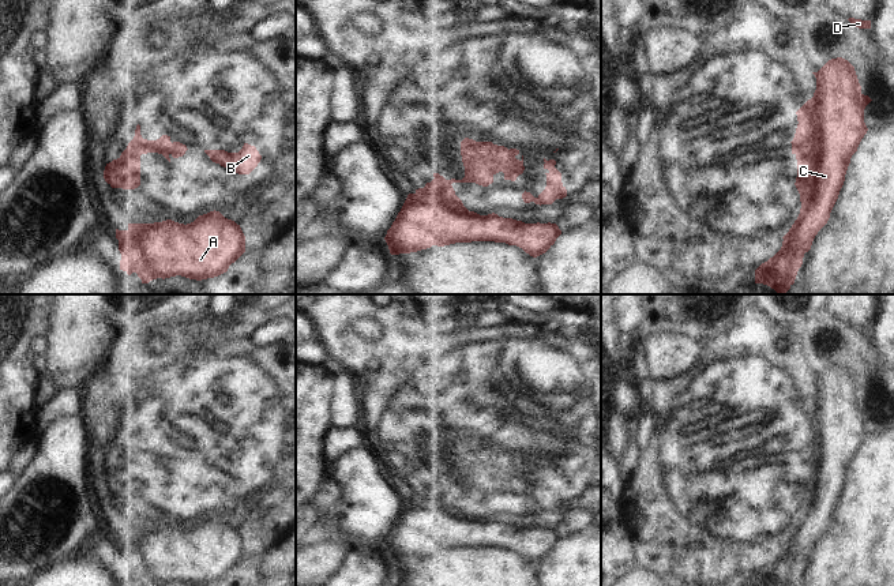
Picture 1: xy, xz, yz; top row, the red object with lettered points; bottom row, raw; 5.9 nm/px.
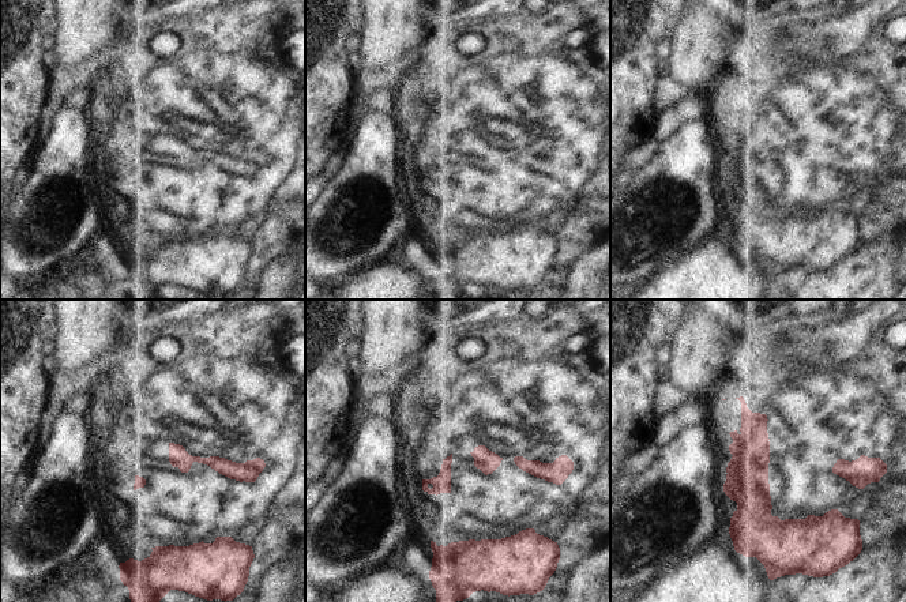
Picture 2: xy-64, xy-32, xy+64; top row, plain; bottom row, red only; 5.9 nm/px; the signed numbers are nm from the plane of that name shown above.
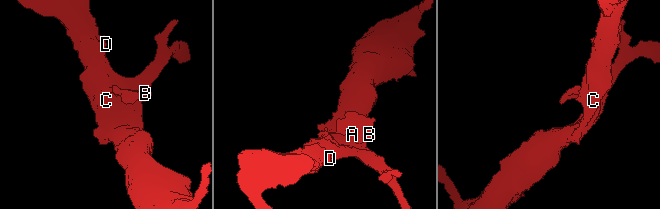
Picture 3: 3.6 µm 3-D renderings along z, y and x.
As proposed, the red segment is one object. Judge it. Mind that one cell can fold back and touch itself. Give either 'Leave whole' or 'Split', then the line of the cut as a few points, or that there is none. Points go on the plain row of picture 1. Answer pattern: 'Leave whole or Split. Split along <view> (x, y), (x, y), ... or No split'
Split. Split along xy (145, 444), (141, 458)

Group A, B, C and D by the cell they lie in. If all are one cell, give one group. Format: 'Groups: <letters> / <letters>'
Groups: A C D / B

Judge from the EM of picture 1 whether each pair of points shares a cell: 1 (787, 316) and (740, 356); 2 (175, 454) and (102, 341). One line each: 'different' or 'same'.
1: different
2: different

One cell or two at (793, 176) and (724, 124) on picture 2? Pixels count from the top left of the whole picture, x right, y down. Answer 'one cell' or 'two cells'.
one cell

